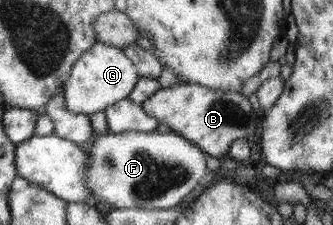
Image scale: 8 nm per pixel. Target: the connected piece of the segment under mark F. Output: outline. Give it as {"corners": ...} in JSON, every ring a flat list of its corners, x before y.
{"corners":[[157,131,141,132,123,132,118,134,108,134,100,136,100,139,94,141,90,146,91,155,88,162,88,189,92,189,94,200,104,200,114,209,167,209,175,207,186,198,201,180,208,180,211,171,206,165,207,155,192,142,188,141,174,132,158,133]]}

